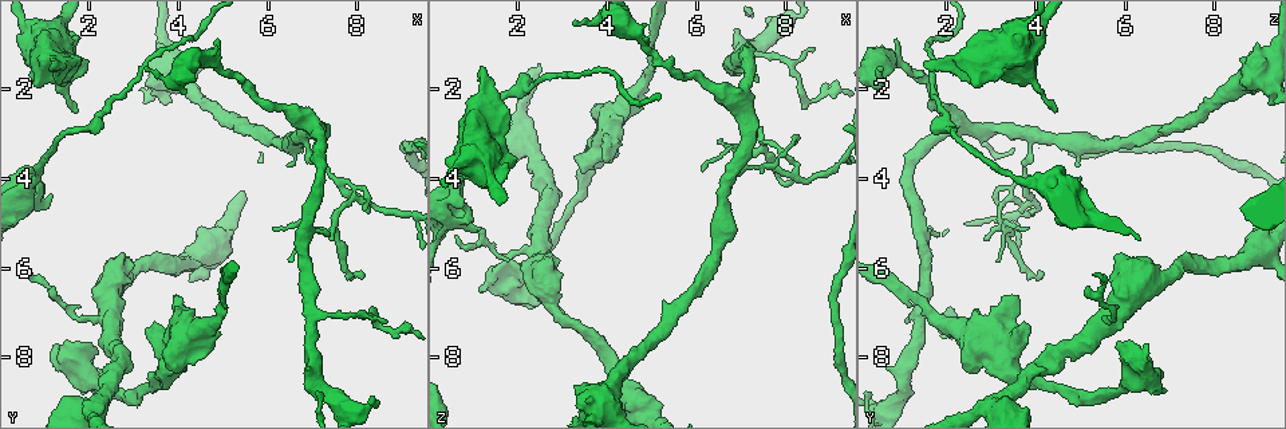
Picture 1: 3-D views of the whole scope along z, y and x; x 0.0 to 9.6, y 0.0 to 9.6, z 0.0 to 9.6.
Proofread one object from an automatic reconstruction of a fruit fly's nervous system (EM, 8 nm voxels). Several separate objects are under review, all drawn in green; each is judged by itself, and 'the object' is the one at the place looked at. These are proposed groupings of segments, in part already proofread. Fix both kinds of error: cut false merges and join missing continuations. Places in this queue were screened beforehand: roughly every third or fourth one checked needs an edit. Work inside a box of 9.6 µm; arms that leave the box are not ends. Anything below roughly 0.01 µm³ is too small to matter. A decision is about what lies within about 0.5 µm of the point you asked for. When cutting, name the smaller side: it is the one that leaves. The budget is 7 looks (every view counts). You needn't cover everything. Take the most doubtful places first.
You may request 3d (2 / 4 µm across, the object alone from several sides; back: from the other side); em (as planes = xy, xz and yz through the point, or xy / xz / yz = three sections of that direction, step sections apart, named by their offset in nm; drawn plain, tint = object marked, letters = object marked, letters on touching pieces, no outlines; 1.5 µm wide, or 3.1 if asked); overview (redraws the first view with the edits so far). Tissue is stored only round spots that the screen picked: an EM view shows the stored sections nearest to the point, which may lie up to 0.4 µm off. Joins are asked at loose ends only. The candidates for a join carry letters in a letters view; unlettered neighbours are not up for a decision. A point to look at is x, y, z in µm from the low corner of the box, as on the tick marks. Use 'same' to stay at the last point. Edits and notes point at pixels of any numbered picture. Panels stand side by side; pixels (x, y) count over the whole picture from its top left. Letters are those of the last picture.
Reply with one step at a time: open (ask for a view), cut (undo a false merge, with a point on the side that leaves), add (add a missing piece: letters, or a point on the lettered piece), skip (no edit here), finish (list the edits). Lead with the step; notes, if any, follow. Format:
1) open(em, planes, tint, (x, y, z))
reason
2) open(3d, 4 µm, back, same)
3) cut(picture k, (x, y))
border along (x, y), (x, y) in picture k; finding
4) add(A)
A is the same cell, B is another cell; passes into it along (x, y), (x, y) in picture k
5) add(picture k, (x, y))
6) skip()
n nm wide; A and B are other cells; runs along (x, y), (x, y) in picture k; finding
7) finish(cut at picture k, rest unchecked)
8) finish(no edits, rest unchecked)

open(em, planes, tint, (1.15, 1.40, 1.50))
an open end

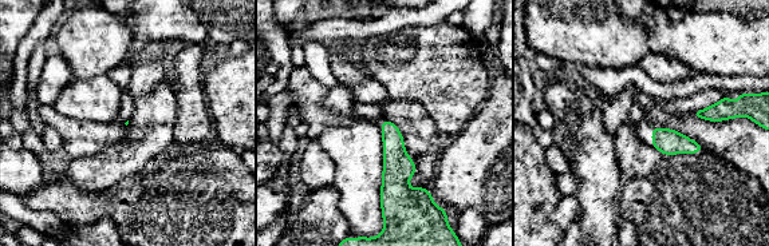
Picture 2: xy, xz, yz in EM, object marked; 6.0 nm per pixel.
open(em, planes, letters, same)
what lies round it

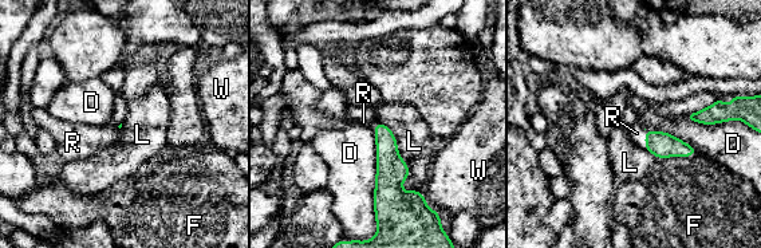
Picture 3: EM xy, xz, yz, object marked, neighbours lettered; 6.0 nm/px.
add(picture 3, (637, 133))
R is the same cell, D, F, L and W are other cells; passes into it along (662, 145), (645, 138), (637, 133) in picture 3; the cell continues

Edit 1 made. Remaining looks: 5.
open(3d, 2 µm, (6.25, 2.45, 1.90))
calibre changes

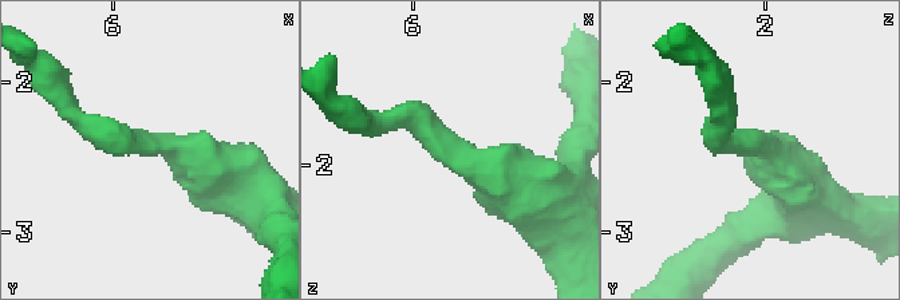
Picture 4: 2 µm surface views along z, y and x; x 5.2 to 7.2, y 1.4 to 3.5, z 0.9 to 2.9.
open(em, planes, tint, (6.26, 2.40, 1.90))

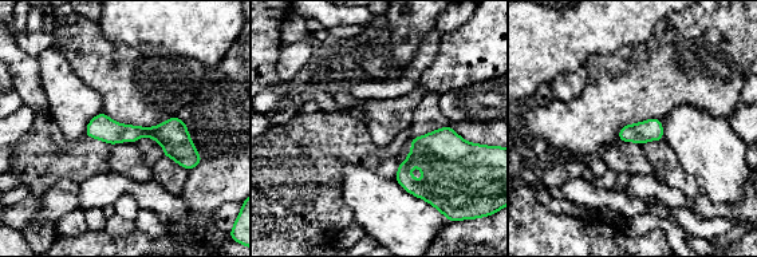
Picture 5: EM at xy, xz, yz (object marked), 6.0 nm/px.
open(em, planes, letters, same)

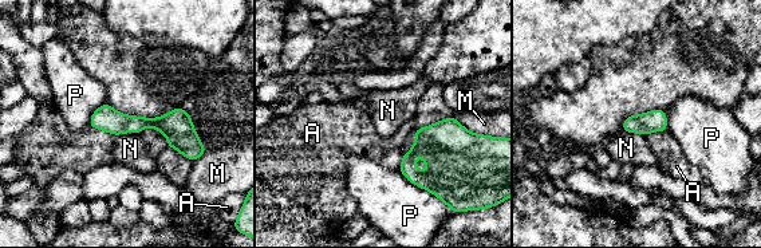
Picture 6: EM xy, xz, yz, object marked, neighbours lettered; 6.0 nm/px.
skip()
A, M, N and P are other cells; border along (138, 132), (125, 132), (115, 136) in picture 6; one cell here

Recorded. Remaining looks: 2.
finish(add at picture 3, rest unchecked)

